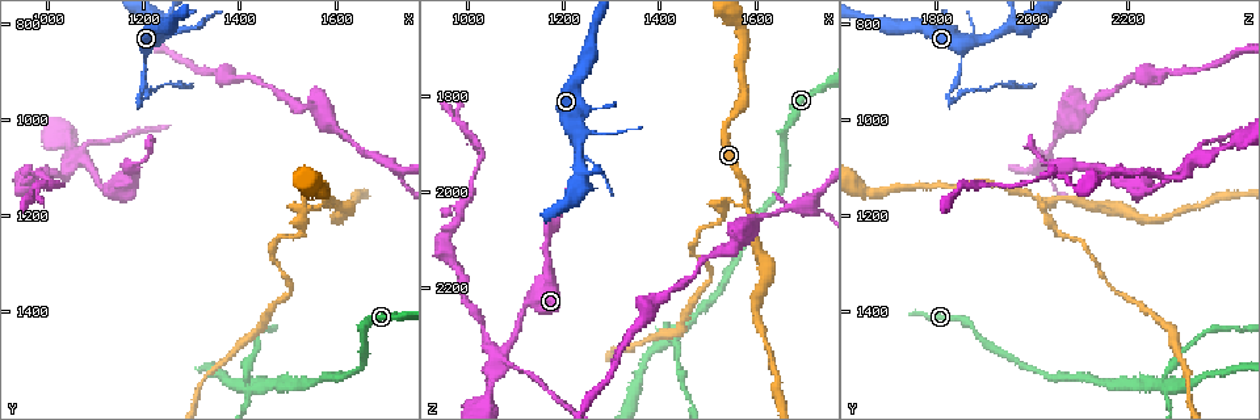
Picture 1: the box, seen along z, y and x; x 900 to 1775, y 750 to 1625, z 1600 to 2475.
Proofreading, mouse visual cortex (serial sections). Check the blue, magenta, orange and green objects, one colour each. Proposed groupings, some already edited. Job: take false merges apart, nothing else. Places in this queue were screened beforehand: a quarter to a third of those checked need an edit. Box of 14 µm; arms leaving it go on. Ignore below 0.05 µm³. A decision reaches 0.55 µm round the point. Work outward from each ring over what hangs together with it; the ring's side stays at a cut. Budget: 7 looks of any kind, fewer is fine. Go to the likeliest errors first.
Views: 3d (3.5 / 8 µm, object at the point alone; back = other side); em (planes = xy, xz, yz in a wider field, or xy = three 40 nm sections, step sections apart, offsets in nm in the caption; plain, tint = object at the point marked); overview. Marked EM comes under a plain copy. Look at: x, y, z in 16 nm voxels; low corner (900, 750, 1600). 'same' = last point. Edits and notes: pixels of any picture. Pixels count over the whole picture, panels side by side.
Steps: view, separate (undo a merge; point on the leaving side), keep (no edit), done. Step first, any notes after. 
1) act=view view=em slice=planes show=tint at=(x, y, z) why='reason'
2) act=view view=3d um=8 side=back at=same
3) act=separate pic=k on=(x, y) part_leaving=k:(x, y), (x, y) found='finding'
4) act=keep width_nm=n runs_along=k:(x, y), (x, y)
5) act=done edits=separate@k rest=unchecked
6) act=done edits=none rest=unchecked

act=view view=3d um=3.5 at=(1065, 1080, 2335)

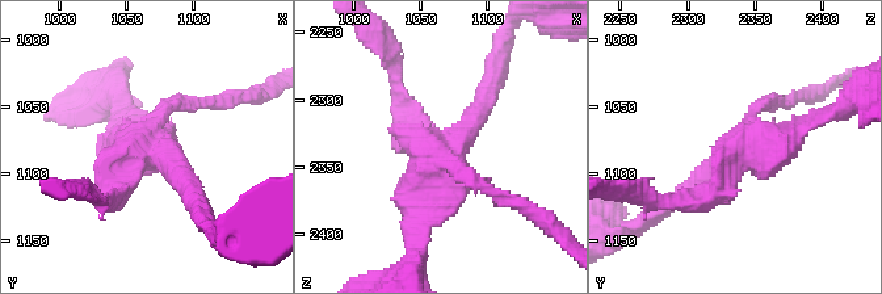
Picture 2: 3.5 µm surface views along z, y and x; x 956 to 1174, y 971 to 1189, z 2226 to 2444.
act=view view=em slice=planes show=tint at=(1060, 1082, 2340)

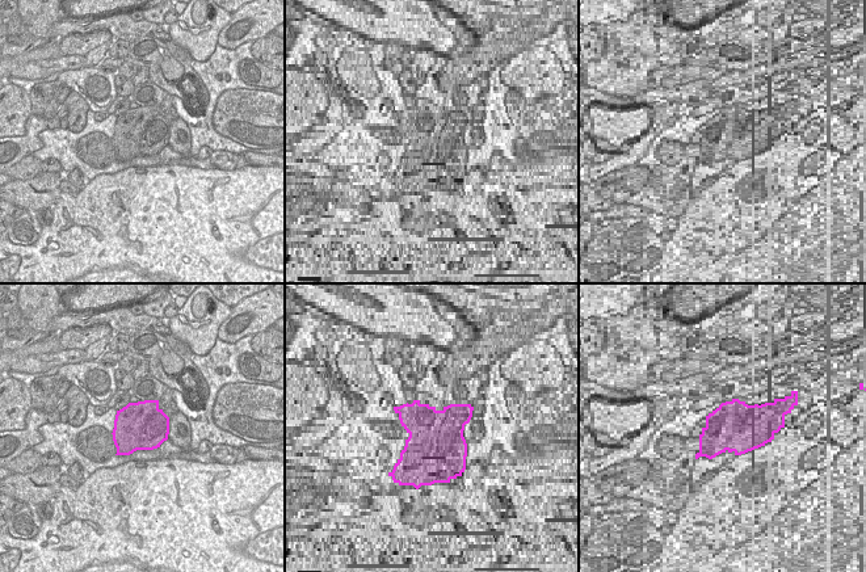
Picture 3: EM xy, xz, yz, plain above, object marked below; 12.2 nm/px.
act=keep runs_along=2:(189, 189), (137, 152), (108, 201) found='continuous, no second cell'

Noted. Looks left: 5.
act=view view=3d um=8 at=(1435, 1555, 2285) why='four or more arms meet'

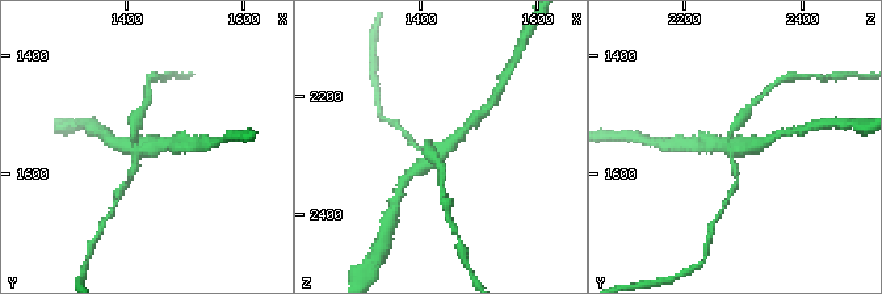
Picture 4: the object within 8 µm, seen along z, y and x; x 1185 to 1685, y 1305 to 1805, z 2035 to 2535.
act=view view=3d um=3.5 at=(1440, 1555, 2285) why='closer look'

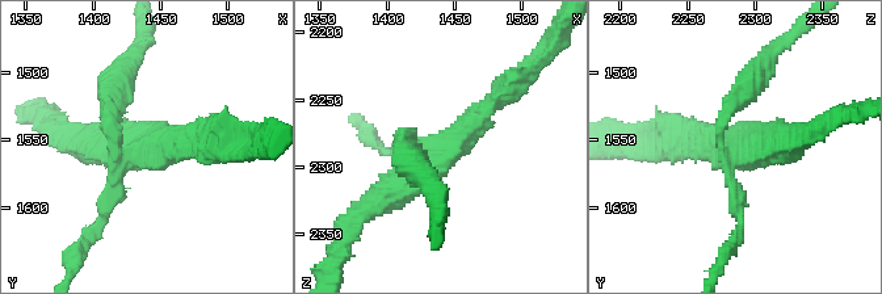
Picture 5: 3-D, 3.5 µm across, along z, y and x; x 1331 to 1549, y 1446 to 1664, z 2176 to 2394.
act=view view=em slice=planes show=tint at=(1440, 1558, 2286) arms=4 arm_widths_nm=150,200,200,400 why='need the tissue'

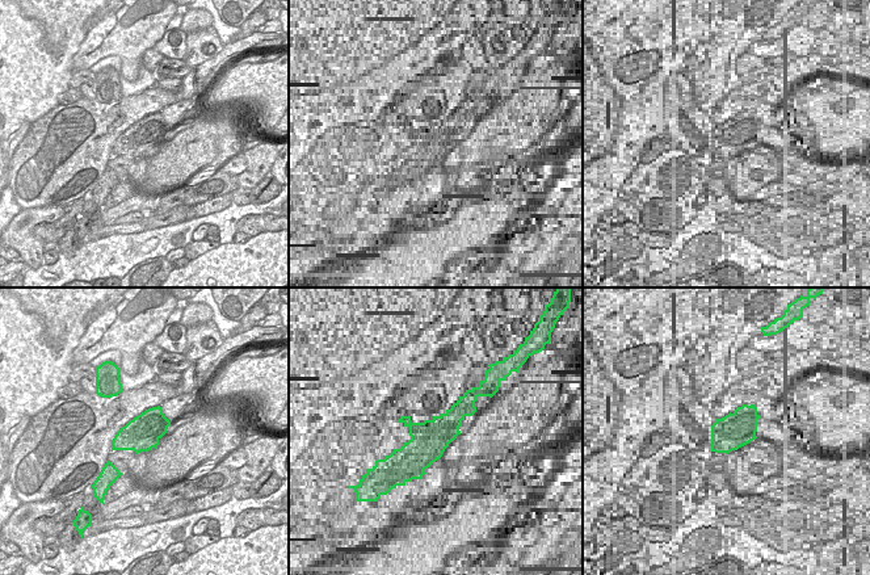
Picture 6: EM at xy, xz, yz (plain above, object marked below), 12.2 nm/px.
act=separate pic=5 on=(103, 206) part_leaving=5:(125, 159), (108, 106), (133, 58) found='a second cell is stuck on'

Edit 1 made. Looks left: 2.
act=view view=overview

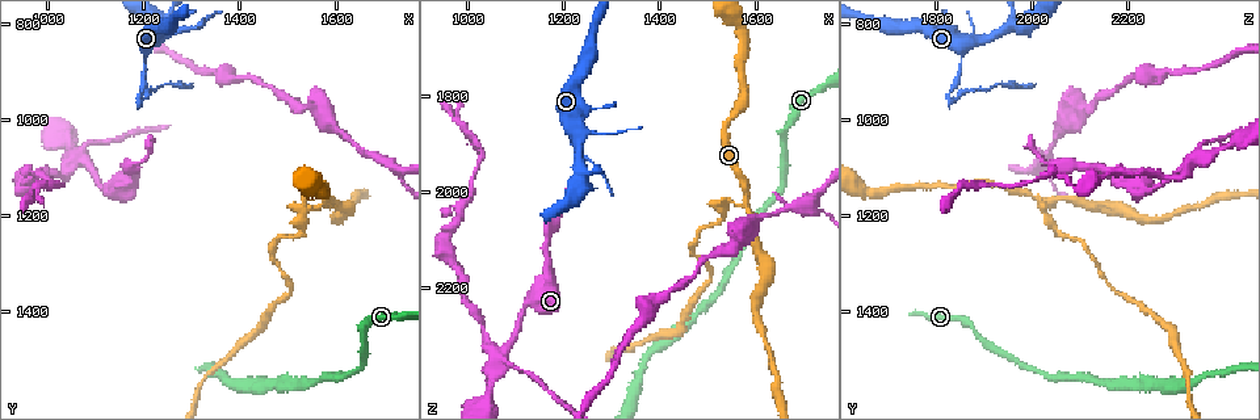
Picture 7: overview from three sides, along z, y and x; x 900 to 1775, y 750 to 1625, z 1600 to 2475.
act=view view=3d um=3.5 at=(960, 1125, 2085) why='abrupt turn'

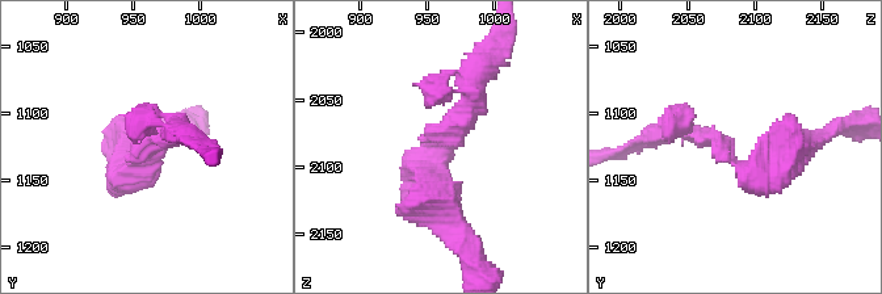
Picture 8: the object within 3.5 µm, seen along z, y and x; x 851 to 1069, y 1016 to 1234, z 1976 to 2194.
act=keep runs_along=8:(446, 205), (431, 168), (475, 78) found='continuous, no second cell'

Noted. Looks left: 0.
act=done edits=separate@5 rest=unchecked

